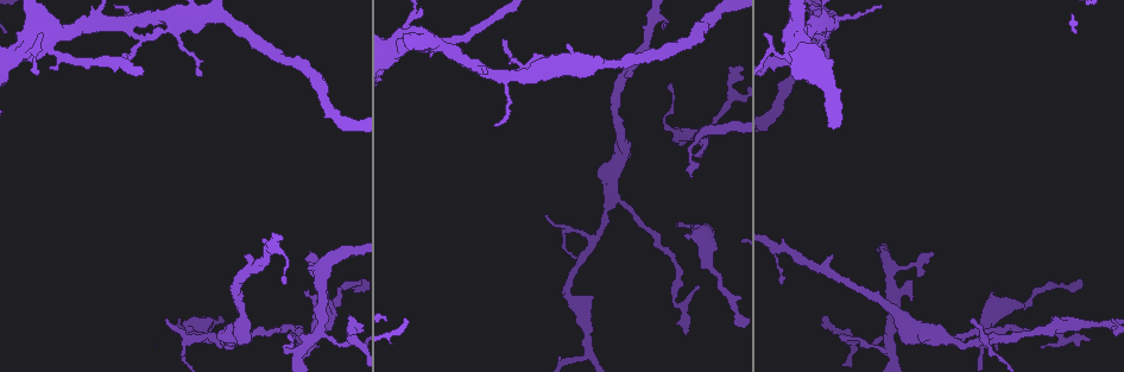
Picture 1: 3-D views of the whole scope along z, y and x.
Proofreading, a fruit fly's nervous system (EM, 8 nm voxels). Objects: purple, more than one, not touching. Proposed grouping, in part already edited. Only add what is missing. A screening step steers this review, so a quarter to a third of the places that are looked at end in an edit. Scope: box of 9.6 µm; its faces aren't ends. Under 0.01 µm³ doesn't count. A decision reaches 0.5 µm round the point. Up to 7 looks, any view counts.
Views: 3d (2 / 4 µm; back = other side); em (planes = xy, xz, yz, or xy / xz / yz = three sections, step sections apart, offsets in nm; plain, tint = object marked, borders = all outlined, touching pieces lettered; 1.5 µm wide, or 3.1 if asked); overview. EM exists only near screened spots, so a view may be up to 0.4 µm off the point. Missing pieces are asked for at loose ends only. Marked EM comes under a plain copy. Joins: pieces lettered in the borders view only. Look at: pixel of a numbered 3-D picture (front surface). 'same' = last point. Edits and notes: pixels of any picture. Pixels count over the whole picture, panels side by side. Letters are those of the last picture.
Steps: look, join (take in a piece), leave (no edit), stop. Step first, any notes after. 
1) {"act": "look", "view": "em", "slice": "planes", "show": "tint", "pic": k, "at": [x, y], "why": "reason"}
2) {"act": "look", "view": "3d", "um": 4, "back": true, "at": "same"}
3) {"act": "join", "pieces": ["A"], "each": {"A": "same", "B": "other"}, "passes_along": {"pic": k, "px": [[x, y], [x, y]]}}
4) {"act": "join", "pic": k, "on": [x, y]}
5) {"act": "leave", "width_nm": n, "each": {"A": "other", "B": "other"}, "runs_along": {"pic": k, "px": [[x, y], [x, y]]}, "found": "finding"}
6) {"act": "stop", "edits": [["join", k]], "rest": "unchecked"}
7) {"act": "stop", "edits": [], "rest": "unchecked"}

{"act": "look", "view": "3d", "um": 2, "pic": 1, "at": [840, 338], "why": "free end"}

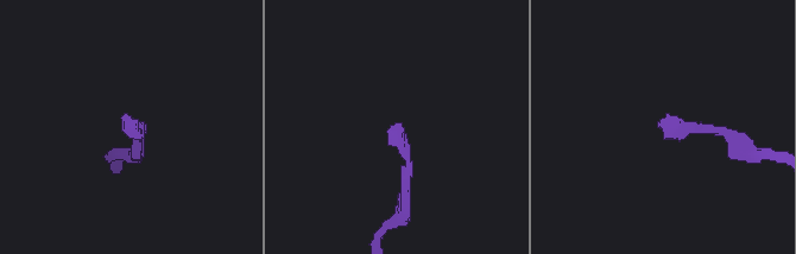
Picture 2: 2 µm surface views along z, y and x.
{"act": "look", "view": "em", "slice": "planes", "show": "borders", "pic": 2, "at": [661, 121]}

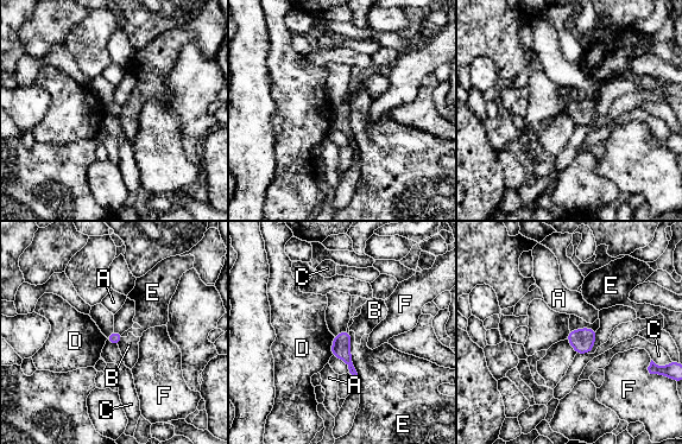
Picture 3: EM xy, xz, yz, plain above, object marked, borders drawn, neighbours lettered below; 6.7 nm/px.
{"act": "leave", "each": {"A": "other", "B": "other", "C": "other", "D": "other", "E": "other", "F": "other"}, "border": {"pic": 3, "px": [[566, 340], [576, 353]]}, "found": "no lettered piece goes on from it"}

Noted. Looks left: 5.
{"act": "look", "view": "3d", "um": 2, "pic": 1, "at": [833, 256], "why": "an open end"}

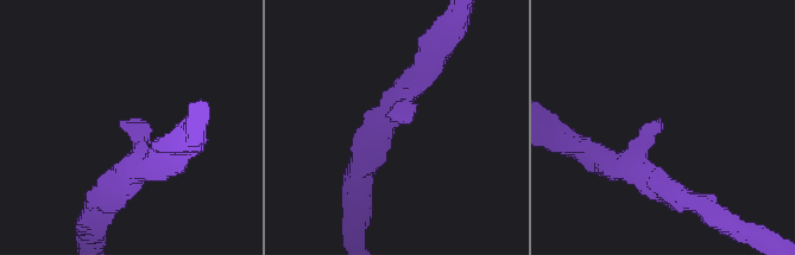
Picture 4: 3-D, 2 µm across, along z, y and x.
{"act": "look", "view": "em", "slice": "planes", "show": "borders", "pic": 4, "at": [657, 121], "why": "shape alone is not enough"}

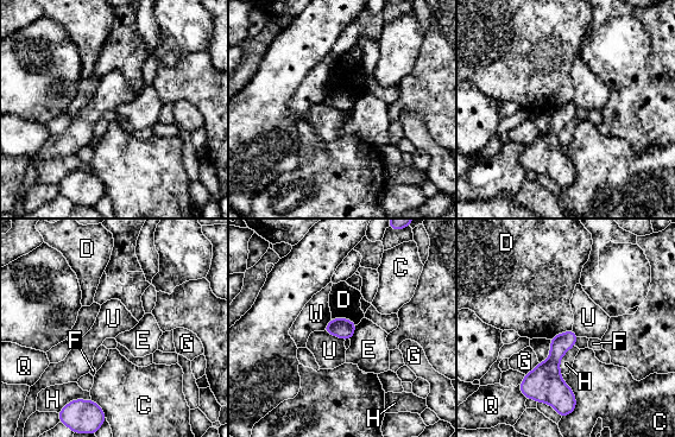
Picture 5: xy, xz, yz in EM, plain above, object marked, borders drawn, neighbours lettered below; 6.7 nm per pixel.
{"act": "leave", "each": {"C": "other", "D": "other", "E": "other", "F": "other", "G": "other", "H": "other", "Q": "other", "U": "other", "W": "other"}, "border": {"pic": 5, "px": [[332, 318], [348, 318], [357, 324]]}, "found": "none of them fits"}

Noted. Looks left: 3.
{"act": "look", "view": "em", "slice": "xz", "step": 8, "show": "borders", "pic": 1, "at": [686, 335], "why": "thin end"}

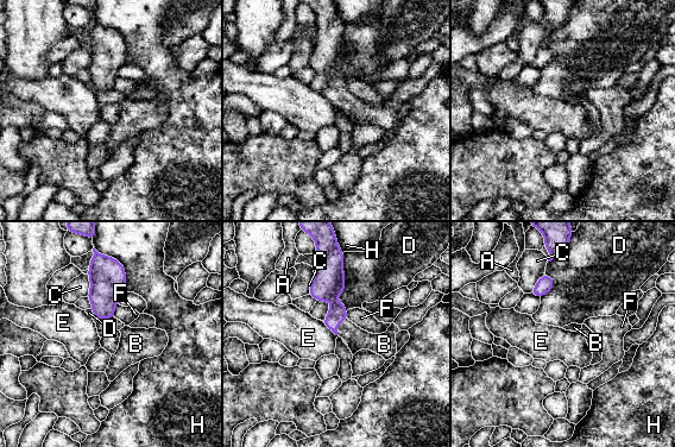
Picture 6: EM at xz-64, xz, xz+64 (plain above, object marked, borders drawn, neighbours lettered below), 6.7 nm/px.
{"act": "join", "pieces": ["B"], "each": {"A": "other", "B": "same", "C": "other", "D": "other", "E": "other", "F": "other", "H": "other"}, "passes_along": {"pic": 6, "px": [[338, 313], [338, 325], [357, 339]]}, "found": "it goes on there"}

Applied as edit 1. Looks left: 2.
{"act": "stop", "edits": [["join", 6]], "rest": "unchecked"}

